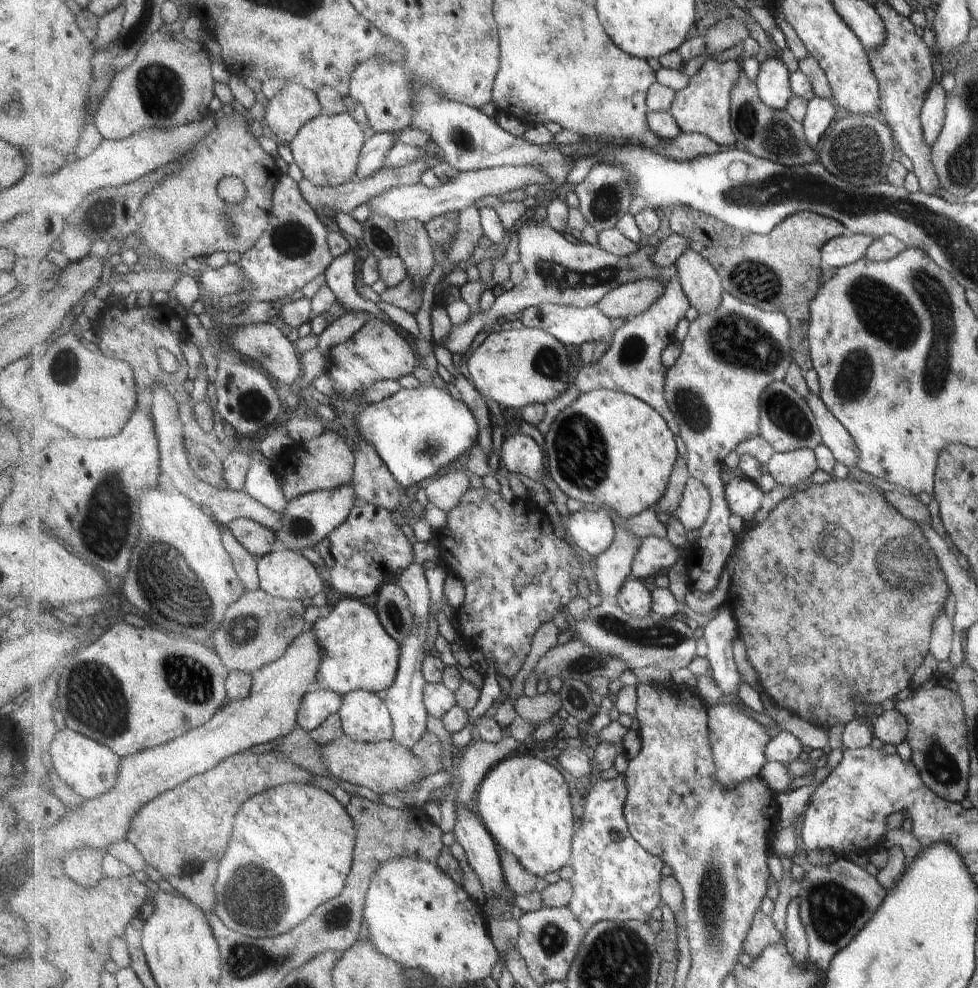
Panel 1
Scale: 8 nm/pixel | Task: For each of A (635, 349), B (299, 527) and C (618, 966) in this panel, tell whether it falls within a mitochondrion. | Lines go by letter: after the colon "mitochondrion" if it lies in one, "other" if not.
A: mitochondrion
B: mitochondrion
C: mitochondrion

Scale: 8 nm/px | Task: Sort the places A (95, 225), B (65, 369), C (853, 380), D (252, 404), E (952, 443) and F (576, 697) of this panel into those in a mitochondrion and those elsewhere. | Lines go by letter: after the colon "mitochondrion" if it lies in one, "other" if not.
A: other
B: mitochondrion
C: mitochondrion
D: mitochondrion
E: other
F: mitochondrion

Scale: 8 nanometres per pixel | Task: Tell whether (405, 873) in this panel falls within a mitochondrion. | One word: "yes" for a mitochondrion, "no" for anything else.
no

